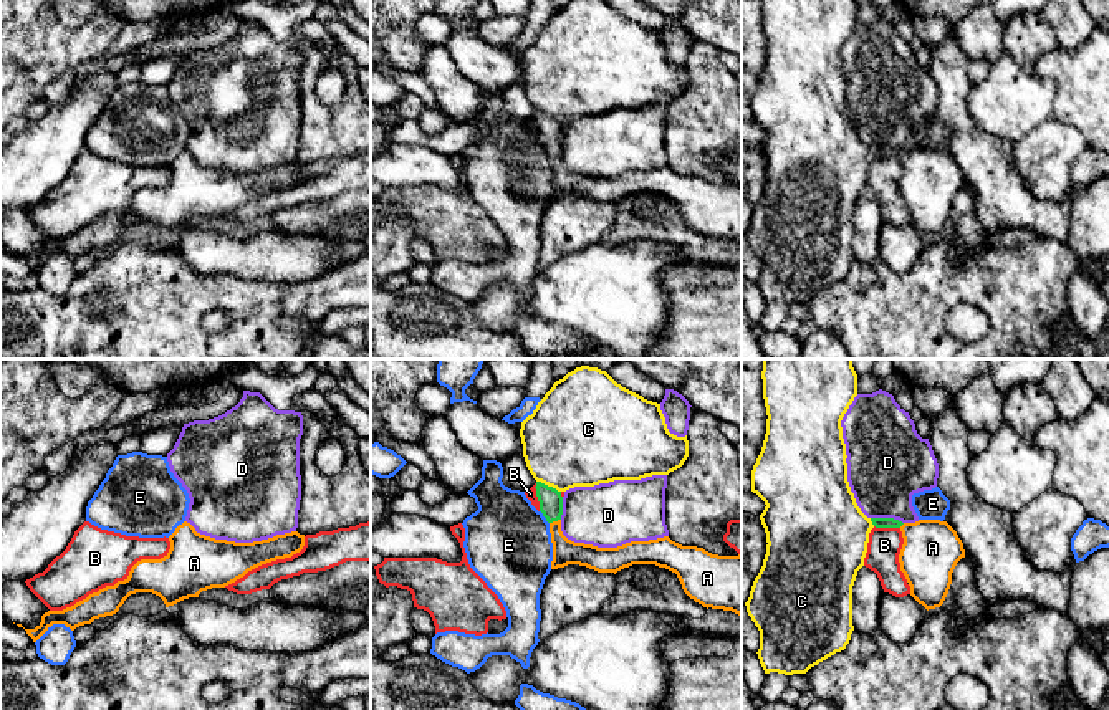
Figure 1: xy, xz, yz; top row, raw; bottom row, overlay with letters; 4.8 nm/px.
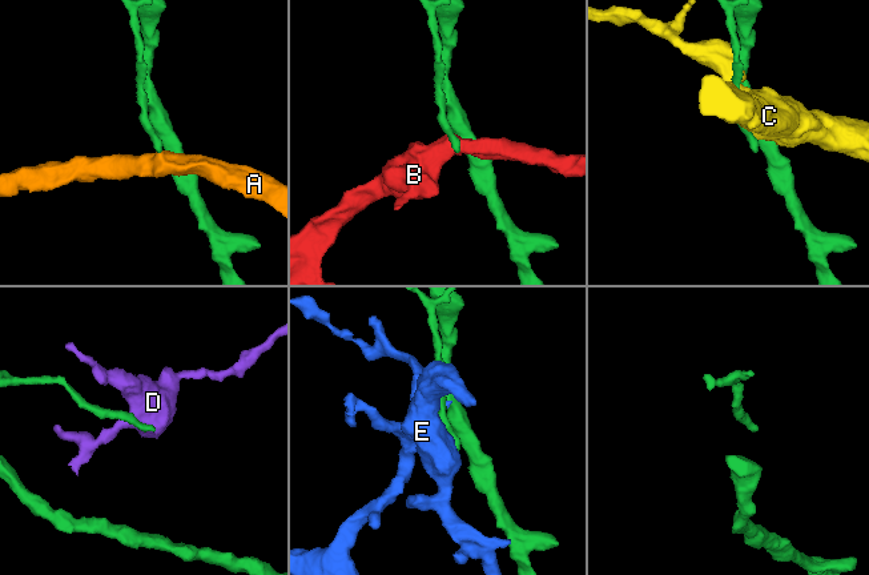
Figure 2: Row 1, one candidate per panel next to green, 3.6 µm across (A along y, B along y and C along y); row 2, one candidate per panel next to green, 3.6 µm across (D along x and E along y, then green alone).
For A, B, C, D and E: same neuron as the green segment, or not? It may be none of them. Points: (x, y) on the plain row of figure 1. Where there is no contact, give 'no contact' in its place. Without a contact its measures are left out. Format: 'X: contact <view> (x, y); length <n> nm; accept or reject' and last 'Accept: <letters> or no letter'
A: contact xz (555, 149); length 60 nm; accept
B: contact xz (538, 126); length 140 nm; reject
C: contact xz (547, 115); length 130 nm; reject
D: contact yz (888, 148); length 160 nm; reject
E: contact xz (543, 144); length 80 nm; reject
Accept: A

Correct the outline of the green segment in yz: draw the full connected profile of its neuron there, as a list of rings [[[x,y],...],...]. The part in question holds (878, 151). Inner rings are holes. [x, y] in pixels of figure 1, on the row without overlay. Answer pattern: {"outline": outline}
{"outline": [[[871,147],[876,157],[899,157],[904,174],[899,184],[910,225],[927,240],[940,237],[952,213],[957,192],[965,187],[957,161],[940,149],[902,152],[894,147]]]}

